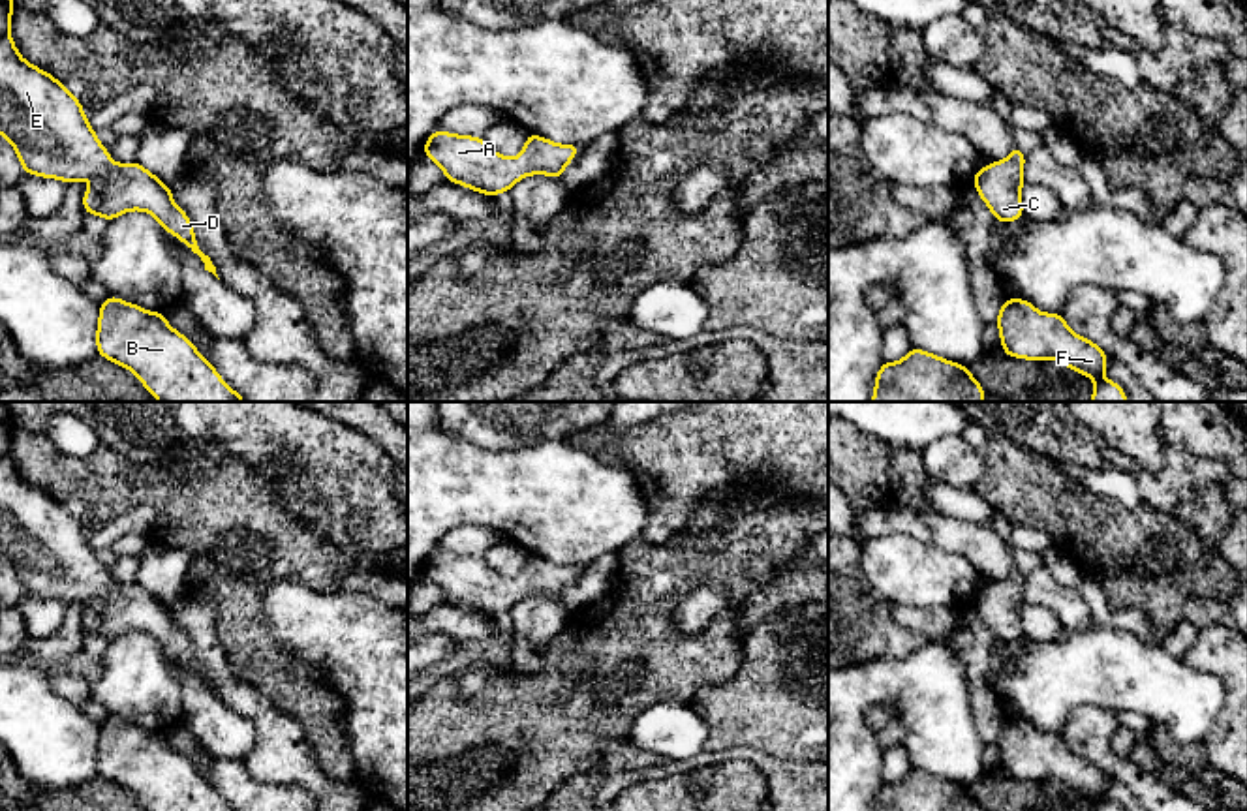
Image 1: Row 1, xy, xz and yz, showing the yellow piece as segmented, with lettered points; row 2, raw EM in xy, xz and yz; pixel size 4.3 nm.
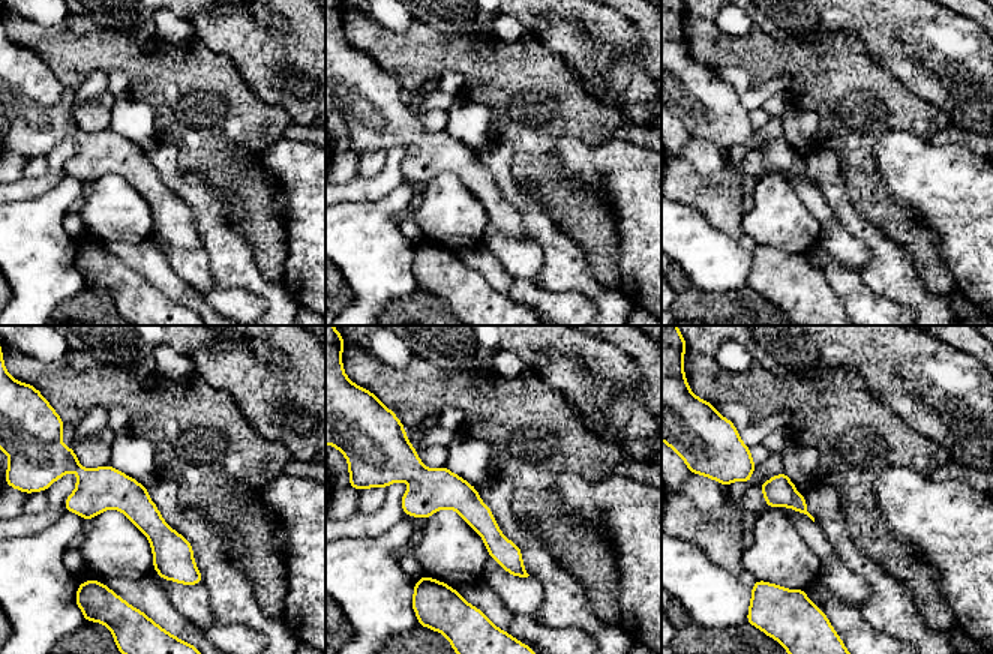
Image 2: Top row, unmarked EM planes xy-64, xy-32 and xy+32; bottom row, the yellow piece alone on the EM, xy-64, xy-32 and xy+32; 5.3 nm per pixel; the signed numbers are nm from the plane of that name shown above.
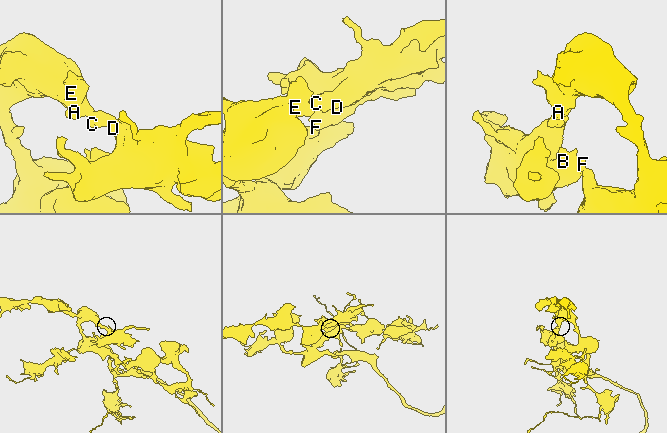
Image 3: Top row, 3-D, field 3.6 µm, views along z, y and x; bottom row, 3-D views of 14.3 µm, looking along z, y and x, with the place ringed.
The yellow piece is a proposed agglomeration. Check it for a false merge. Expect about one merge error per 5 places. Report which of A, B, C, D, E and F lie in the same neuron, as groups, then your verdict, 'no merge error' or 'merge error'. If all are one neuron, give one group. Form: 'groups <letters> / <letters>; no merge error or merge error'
groups A B C D E F; no merge error

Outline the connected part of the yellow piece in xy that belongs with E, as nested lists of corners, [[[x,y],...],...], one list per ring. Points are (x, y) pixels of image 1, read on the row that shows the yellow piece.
[[[0,0],[0,135],[15,148],[24,175],[56,178],[64,184],[92,180],[94,184],[83,193],[83,208],[86,214],[96,214],[111,222],[130,210],[148,212],[163,231],[175,235],[201,257],[205,270],[218,278],[210,257],[197,246],[192,220],[175,205],[171,188],[139,161],[115,163],[109,150],[90,128],[81,101],[64,83],[19,54],[9,34],[13,9],[13,0]]]

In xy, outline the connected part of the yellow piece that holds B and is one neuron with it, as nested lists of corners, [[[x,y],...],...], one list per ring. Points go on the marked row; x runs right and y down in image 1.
[[[107,297],[96,347],[100,357],[133,372],[158,402],[246,402],[162,312]]]

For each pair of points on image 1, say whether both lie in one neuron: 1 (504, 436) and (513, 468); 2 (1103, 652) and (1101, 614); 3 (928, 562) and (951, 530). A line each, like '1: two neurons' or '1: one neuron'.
1: two neurons
2: two neurons
3: two neurons

